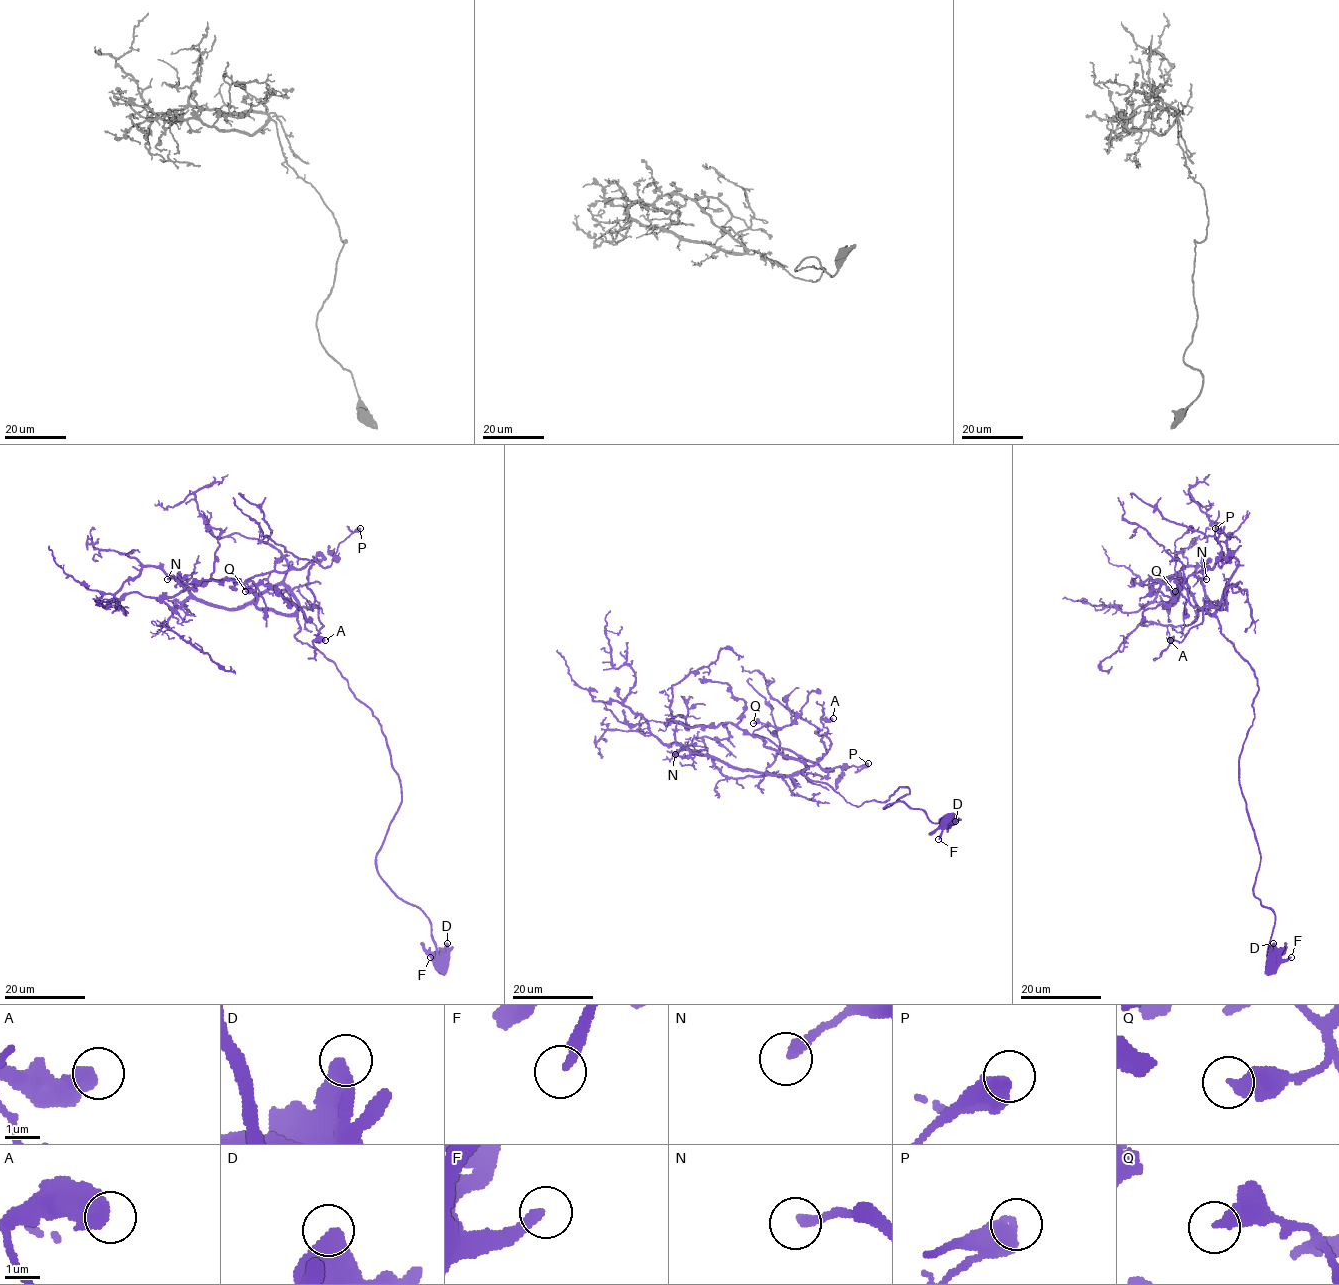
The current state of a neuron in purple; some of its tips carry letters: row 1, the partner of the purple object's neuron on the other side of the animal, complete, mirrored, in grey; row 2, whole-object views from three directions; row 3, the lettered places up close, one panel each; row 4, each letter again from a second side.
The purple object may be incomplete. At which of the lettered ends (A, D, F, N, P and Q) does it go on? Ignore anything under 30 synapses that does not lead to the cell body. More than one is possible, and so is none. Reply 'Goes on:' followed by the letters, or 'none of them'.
Goes on: N

